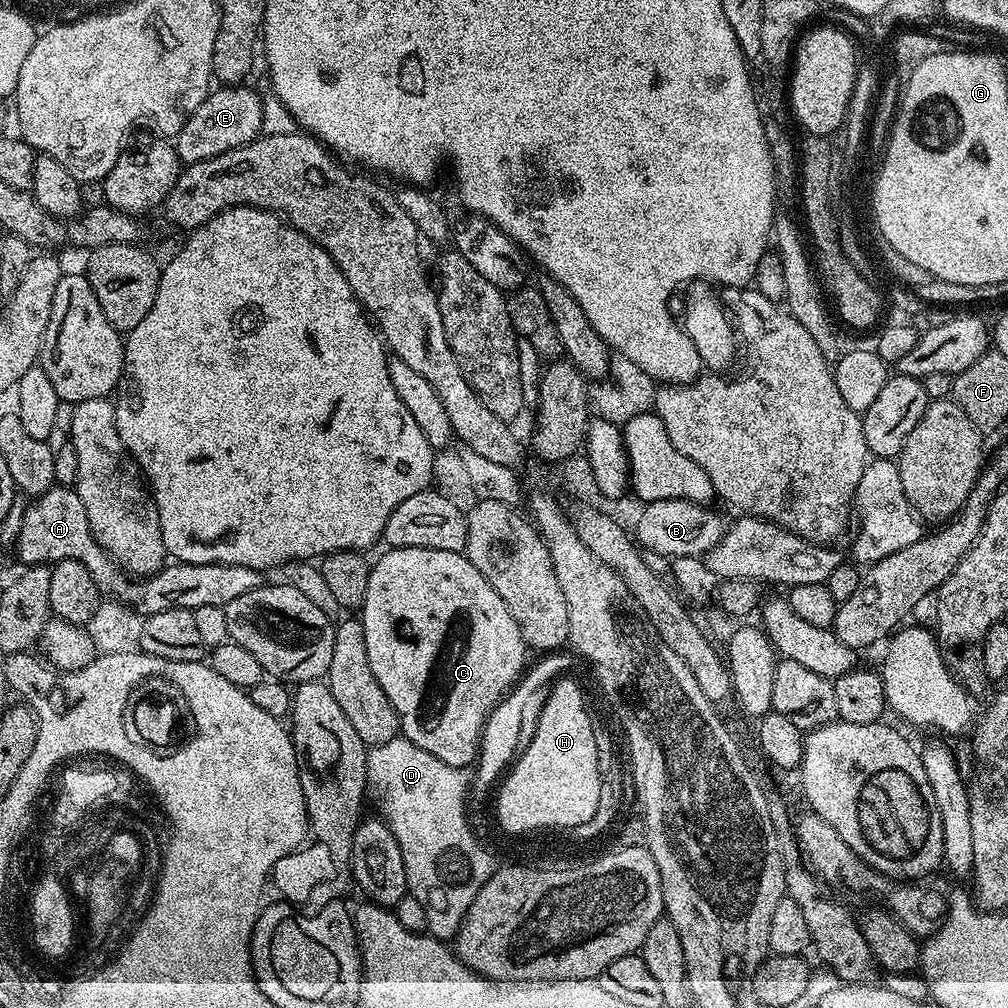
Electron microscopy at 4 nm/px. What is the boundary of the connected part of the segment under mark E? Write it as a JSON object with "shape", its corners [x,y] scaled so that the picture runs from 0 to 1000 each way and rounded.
{"shape":[[[218,85],[207,90],[206,96],[188,113],[185,125],[173,136],[173,146],[179,155],[180,164],[200,161],[204,157],[216,157],[224,149],[244,145],[259,134],[261,125],[261,98],[247,85]]]}

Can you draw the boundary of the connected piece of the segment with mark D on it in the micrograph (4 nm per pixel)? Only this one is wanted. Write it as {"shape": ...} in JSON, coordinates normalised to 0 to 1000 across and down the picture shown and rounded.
{"shape":[[[395,729],[387,736],[365,742],[365,776],[377,789],[380,813],[399,843],[405,884],[423,902],[425,925],[435,933],[447,934],[464,905],[464,893],[472,889],[472,881],[476,881],[480,869],[484,869],[484,849],[468,837],[468,829],[464,829],[464,821],[460,821],[460,813],[456,813],[462,802],[460,789],[464,778],[466,782],[465,763],[442,760],[442,756],[431,752],[431,748],[423,748],[423,744]]]}

